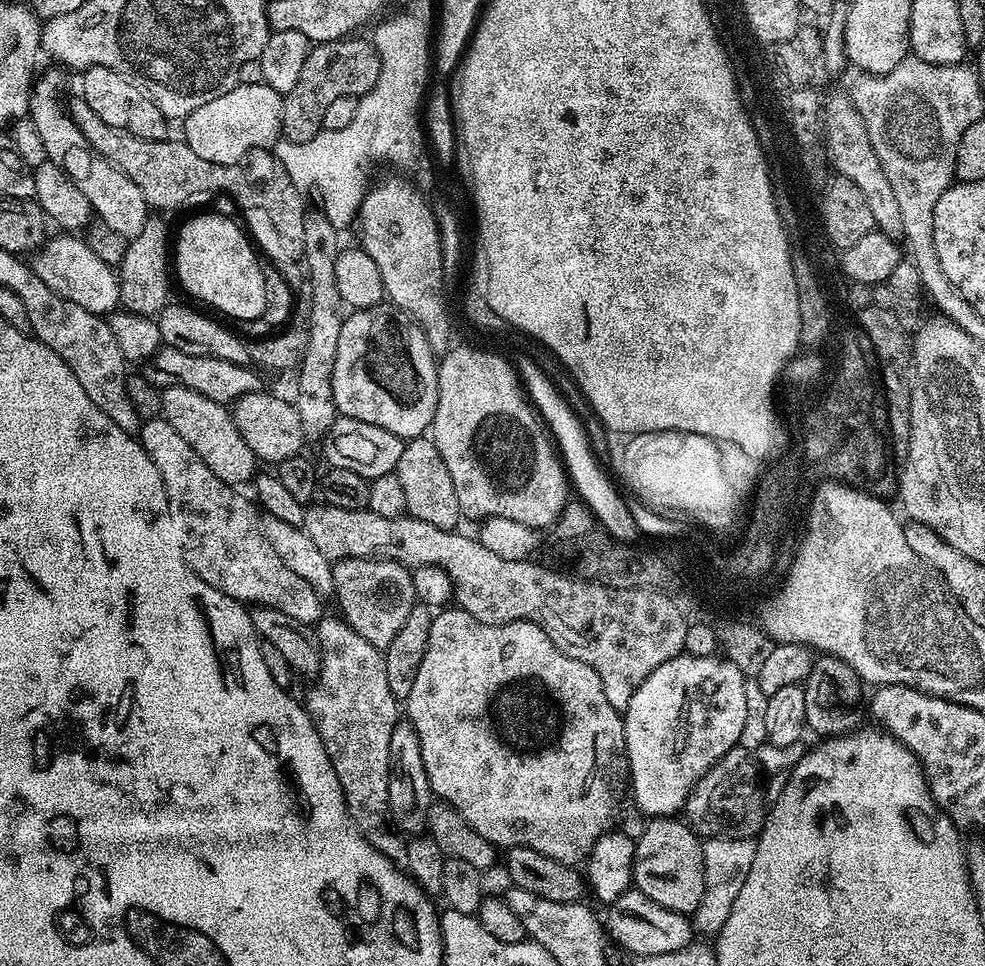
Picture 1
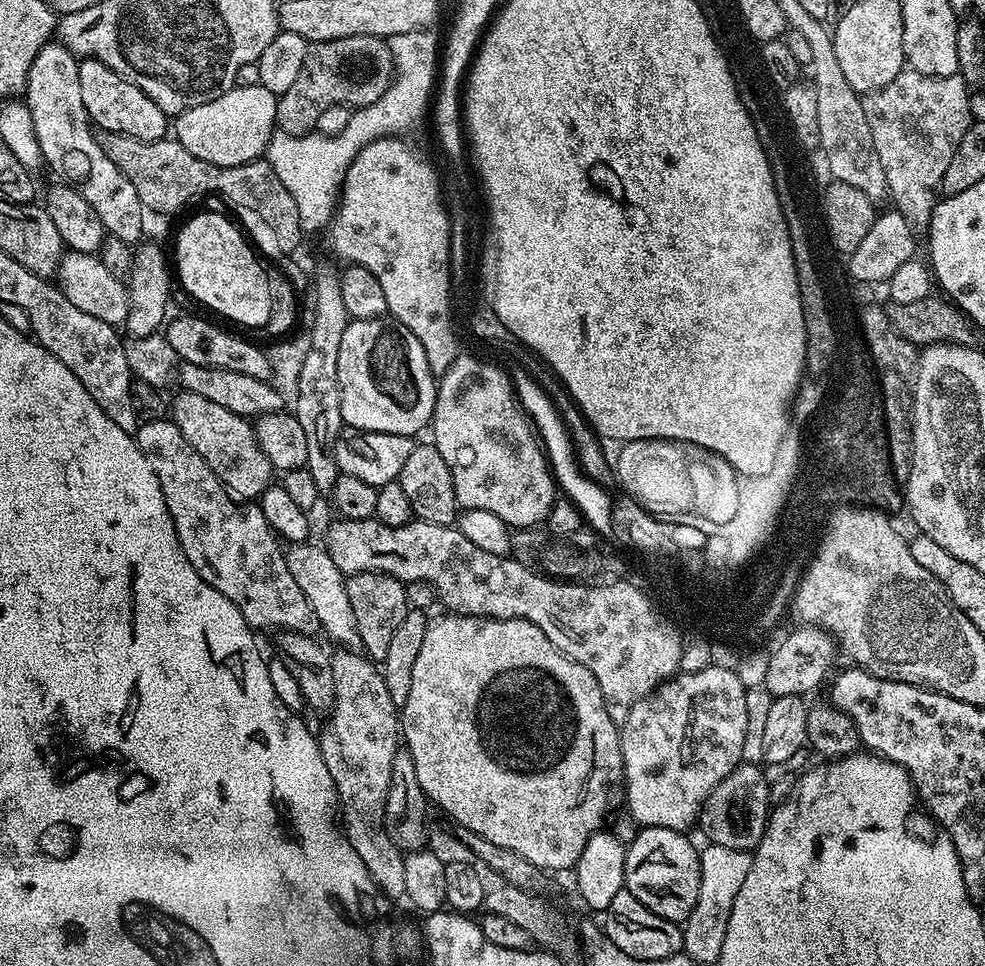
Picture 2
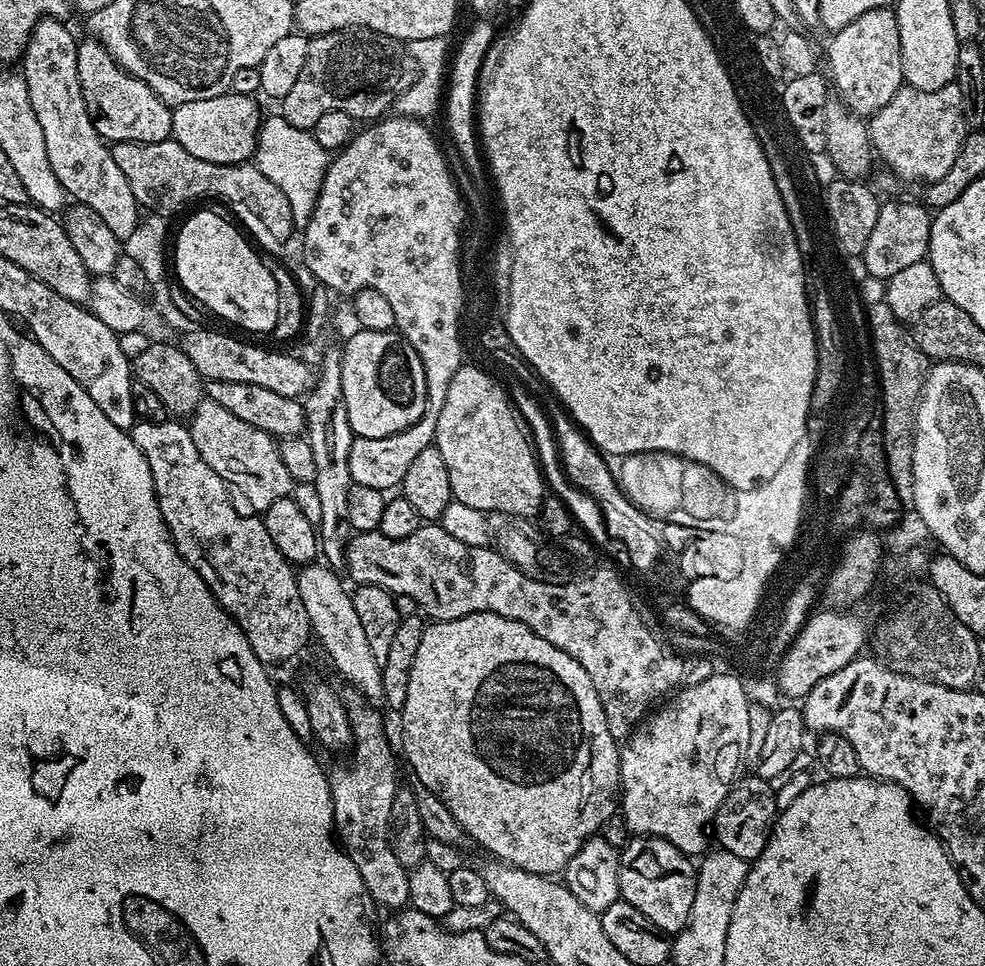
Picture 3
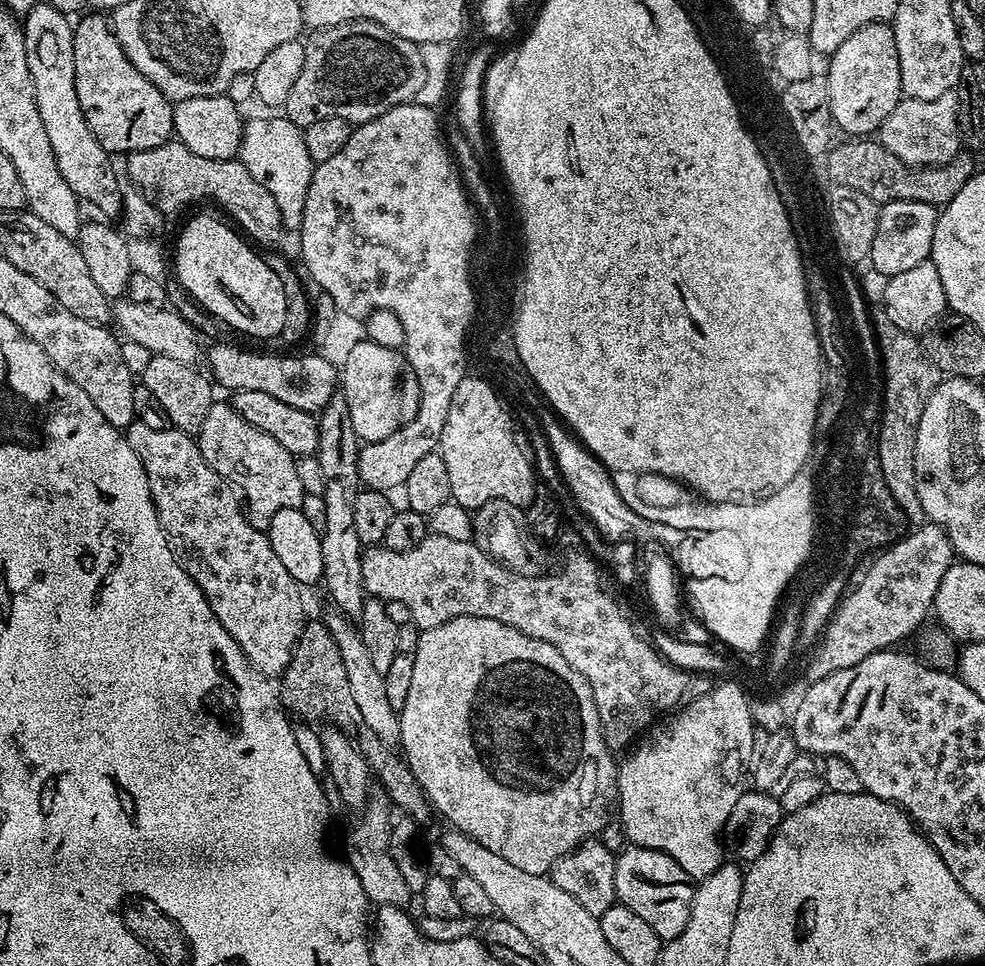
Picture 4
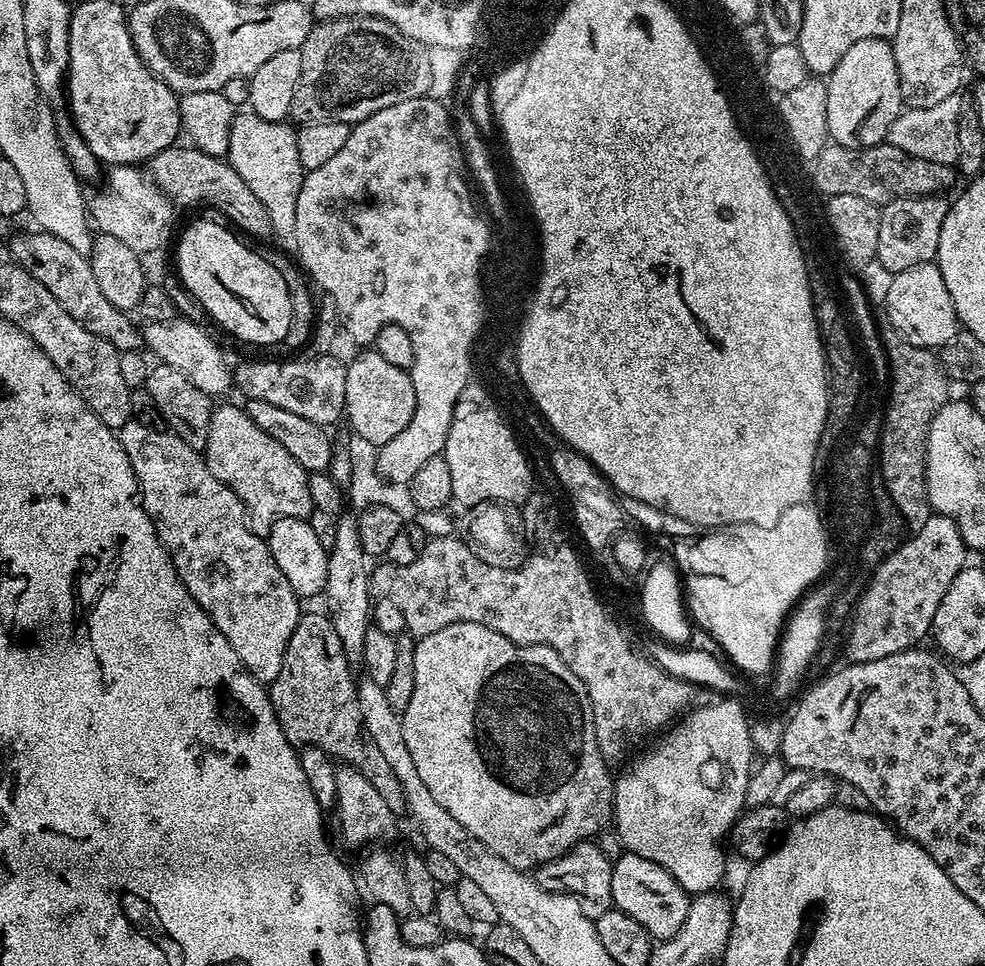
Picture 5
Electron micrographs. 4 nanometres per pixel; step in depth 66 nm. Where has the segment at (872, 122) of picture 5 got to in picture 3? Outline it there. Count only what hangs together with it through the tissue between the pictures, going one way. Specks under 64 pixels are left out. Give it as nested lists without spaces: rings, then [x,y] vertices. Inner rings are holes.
[[[879,8],[878,10],[866,10],[866,14],[854,18],[850,26],[842,26],[839,32],[831,33],[832,41],[828,44],[828,68],[831,83],[840,93],[839,99],[851,112],[857,116],[871,118],[904,84],[904,71],[902,70],[902,50],[898,38],[898,18],[892,8]]]

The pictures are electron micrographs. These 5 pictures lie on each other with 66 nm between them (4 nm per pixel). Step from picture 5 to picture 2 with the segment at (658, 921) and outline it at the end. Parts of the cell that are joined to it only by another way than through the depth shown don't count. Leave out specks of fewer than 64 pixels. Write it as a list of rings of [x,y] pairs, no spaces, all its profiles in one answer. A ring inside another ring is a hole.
[[[662,826],[641,827],[632,844],[627,845],[626,874],[624,886],[626,891],[634,894],[646,910],[654,910],[658,918],[666,918],[670,922],[683,925],[690,918],[690,910],[694,910],[694,902],[698,902],[698,886],[700,885],[700,854],[697,845],[687,840],[687,835],[678,830],[670,830]]]

